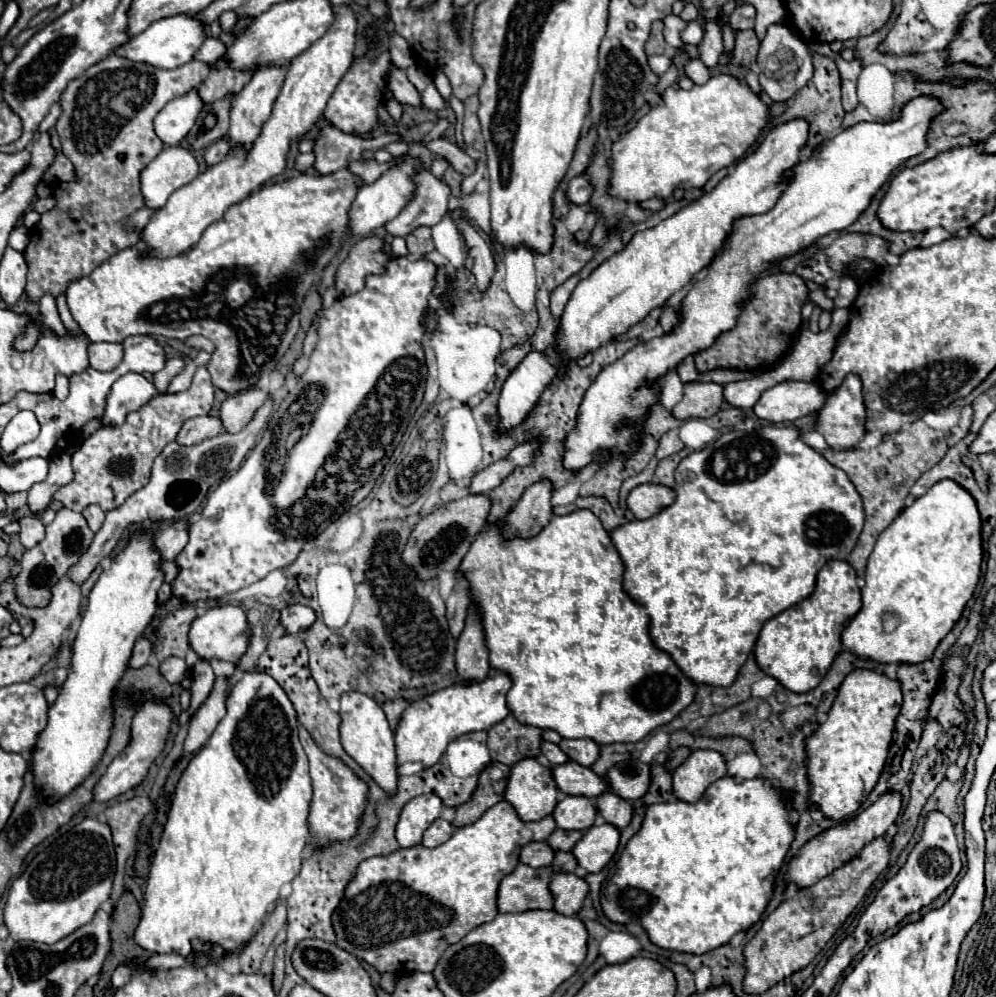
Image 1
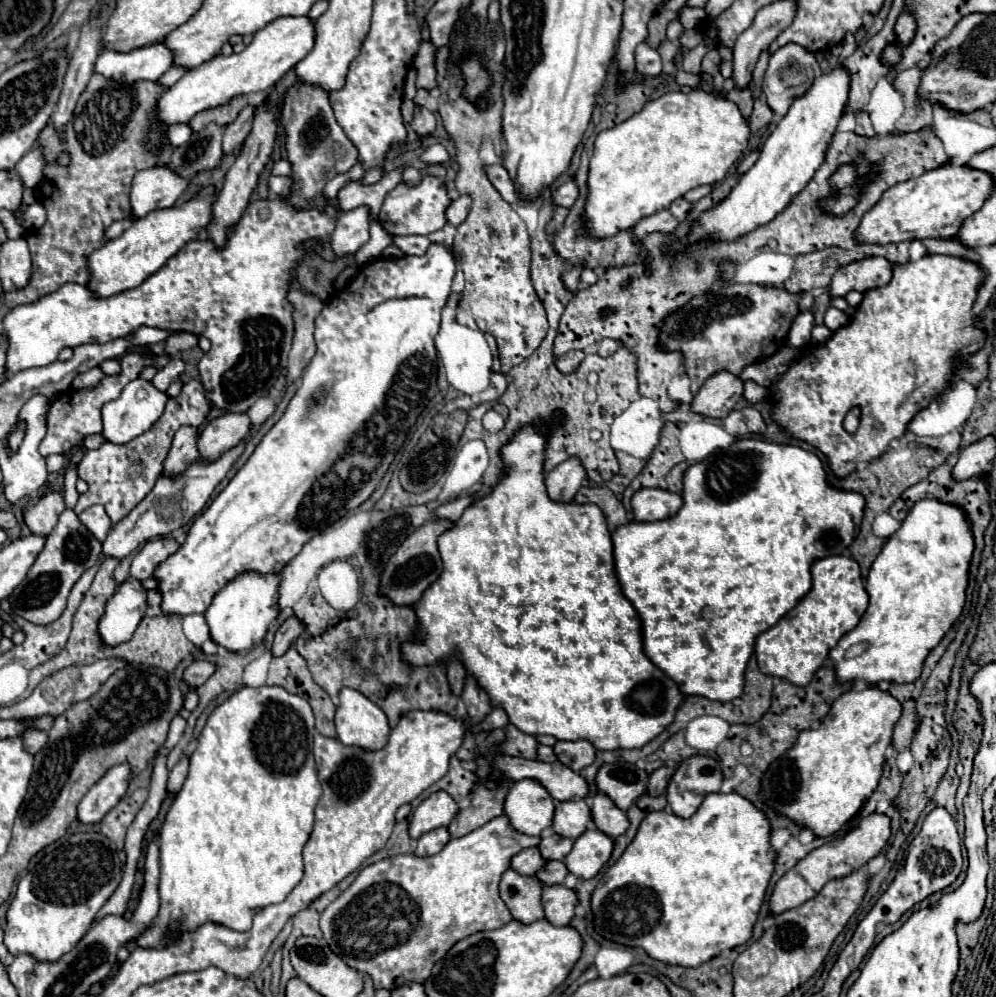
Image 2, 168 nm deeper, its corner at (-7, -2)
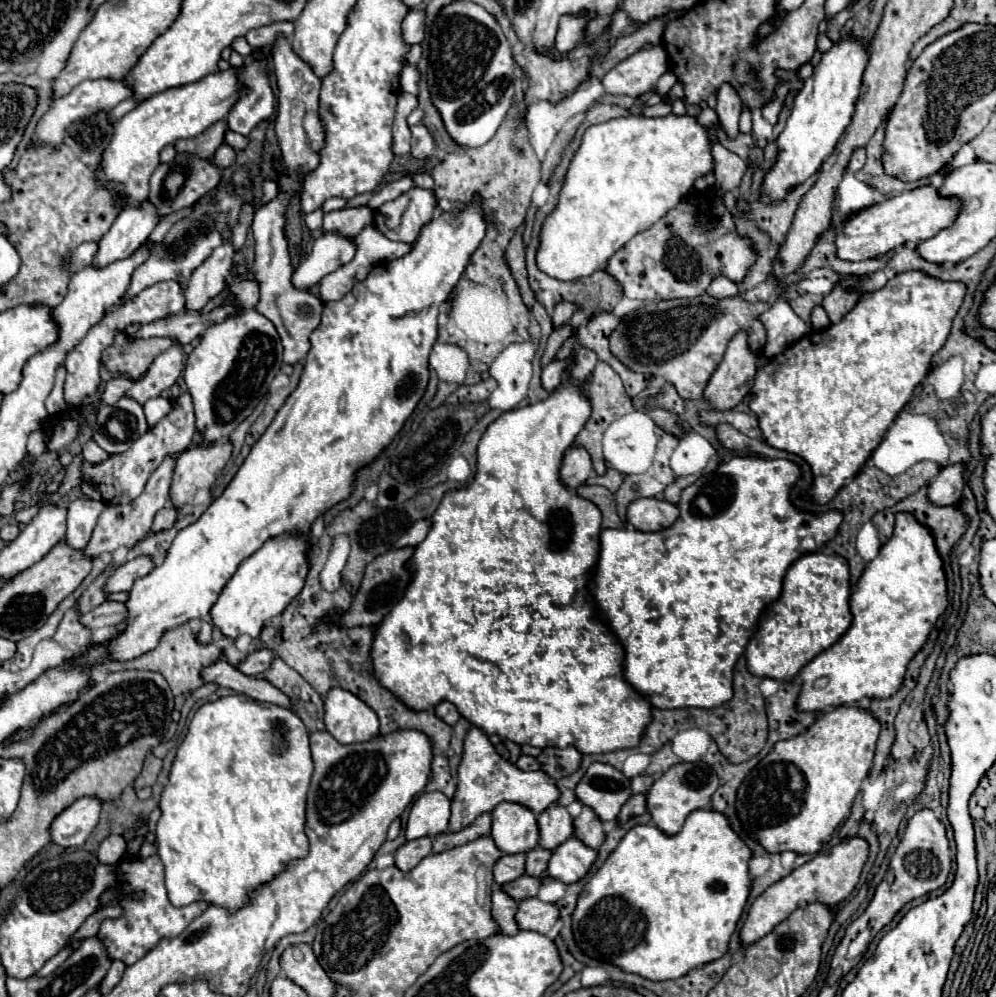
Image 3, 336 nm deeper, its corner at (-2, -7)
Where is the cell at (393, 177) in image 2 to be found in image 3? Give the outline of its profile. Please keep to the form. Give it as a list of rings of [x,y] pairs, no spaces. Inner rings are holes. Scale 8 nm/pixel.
[[[367,206],[343,208],[325,214],[323,232],[339,232],[345,238],[353,238],[371,222],[373,222],[373,212]]]

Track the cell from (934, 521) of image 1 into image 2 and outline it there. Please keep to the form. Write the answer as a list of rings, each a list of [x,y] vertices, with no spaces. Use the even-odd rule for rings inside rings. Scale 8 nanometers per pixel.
[[[922,499],[920,503],[916,503],[902,521],[902,527],[886,539],[880,555],[872,563],[872,569],[866,579],[870,605],[862,615],[858,627],[846,633],[840,643],[830,651],[836,669],[836,679],[840,683],[850,679],[864,679],[872,685],[884,679],[892,683],[916,681],[924,667],[924,659],[928,657],[932,647],[942,641],[942,637],[952,629],[952,625],[964,611],[972,553],[972,525],[968,523],[968,515],[964,515],[962,507],[952,507],[952,503],[940,503],[938,499]],[[860,641],[868,641],[870,647],[862,655],[846,659],[848,647]]]

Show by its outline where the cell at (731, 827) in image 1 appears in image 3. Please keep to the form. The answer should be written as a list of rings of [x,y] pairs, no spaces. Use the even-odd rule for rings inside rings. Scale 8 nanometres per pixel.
[[[695,810],[687,816],[685,826],[679,834],[675,836],[667,836],[663,834],[659,828],[649,826],[649,824],[639,824],[633,826],[623,840],[619,842],[619,846],[609,854],[609,858],[605,860],[605,864],[591,876],[591,880],[585,884],[585,888],[581,890],[581,894],[577,896],[577,906],[573,912],[573,938],[577,942],[577,946],[581,948],[581,952],[597,962],[607,962],[617,966],[623,972],[631,972],[631,974],[639,974],[647,980],[675,980],[679,976],[685,976],[691,968],[697,968],[701,964],[713,962],[717,958],[721,958],[727,952],[727,944],[731,934],[737,928],[737,922],[741,918],[741,912],[747,904],[747,896],[749,896],[749,888],[751,888],[751,878],[749,878],[749,858],[751,858],[751,850],[745,846],[745,842],[731,830],[729,820],[713,810]]]

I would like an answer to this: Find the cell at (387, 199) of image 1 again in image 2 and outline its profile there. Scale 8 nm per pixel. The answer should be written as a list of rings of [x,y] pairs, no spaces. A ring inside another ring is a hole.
[[[356,207],[356,211],[346,211],[336,223],[336,231],[330,237],[330,245],[338,257],[354,255],[370,239],[370,215],[368,207]]]

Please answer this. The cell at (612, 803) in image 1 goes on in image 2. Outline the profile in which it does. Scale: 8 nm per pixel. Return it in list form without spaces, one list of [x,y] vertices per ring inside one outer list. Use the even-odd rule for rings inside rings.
[[[598,793],[592,799],[592,819],[594,819],[596,827],[610,837],[618,837],[630,827],[626,813],[620,811],[614,805],[614,801],[604,793]]]

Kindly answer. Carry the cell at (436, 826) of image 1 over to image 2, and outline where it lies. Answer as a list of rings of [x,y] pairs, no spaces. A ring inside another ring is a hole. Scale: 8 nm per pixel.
[[[438,827],[434,831],[428,831],[418,839],[418,847],[416,847],[414,855],[420,855],[420,857],[436,855],[448,841],[450,841],[450,833],[446,827]]]

